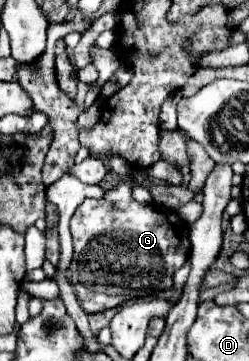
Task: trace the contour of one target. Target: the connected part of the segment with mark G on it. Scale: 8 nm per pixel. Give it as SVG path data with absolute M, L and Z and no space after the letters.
M119 184L115 186L113 190L109 190L103 198L95 200L95 198L87 198L73 214L71 218L71 234L73 234L73 246L75 246L75 254L73 254L73 260L71 260L71 266L69 266L69 280L75 288L75 294L81 302L81 308L85 312L103 312L103 310L109 310L109 308L115 308L127 300L133 300L133 298L145 298L145 296L151 296L159 290L167 290L173 286L173 274L177 268L183 266L183 262L187 260L189 256L189 250L191 250L191 244L189 244L189 238L187 238L187 232L189 232L189 226L187 222L183 222L173 210L165 210L161 206L141 206L133 196L131 196L131 188L127 184Z

